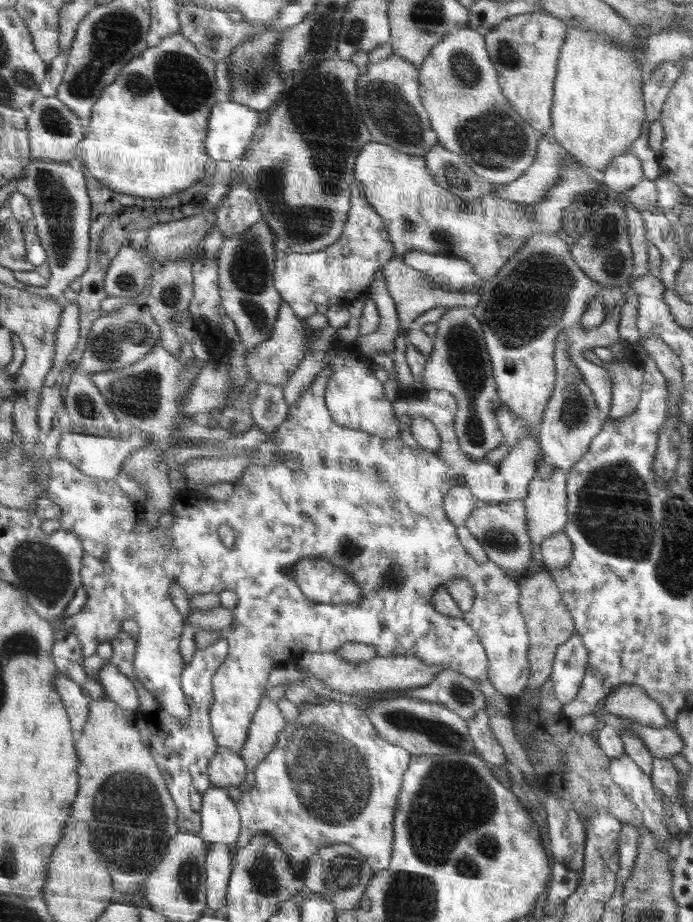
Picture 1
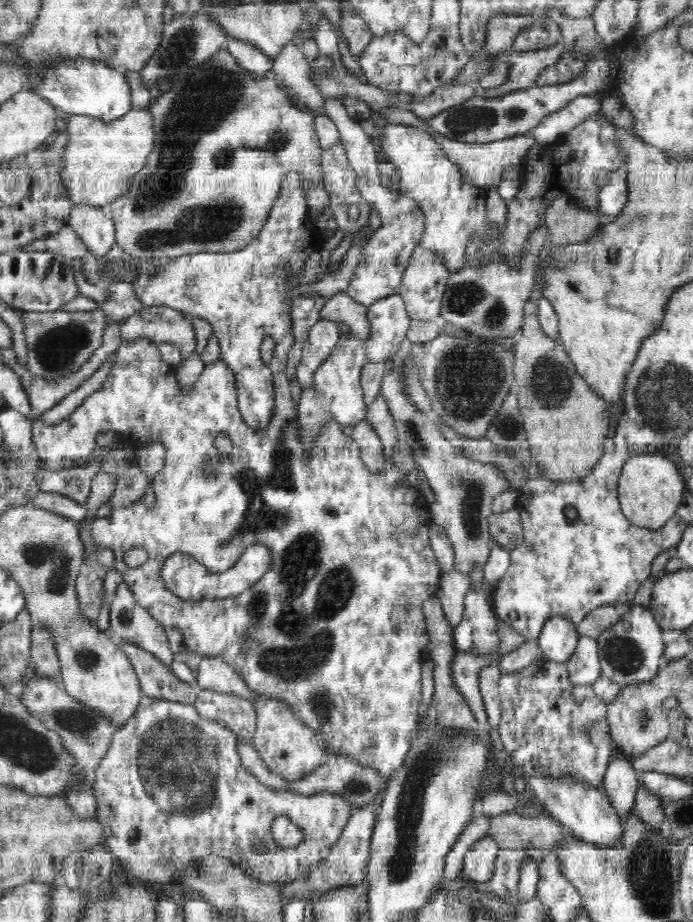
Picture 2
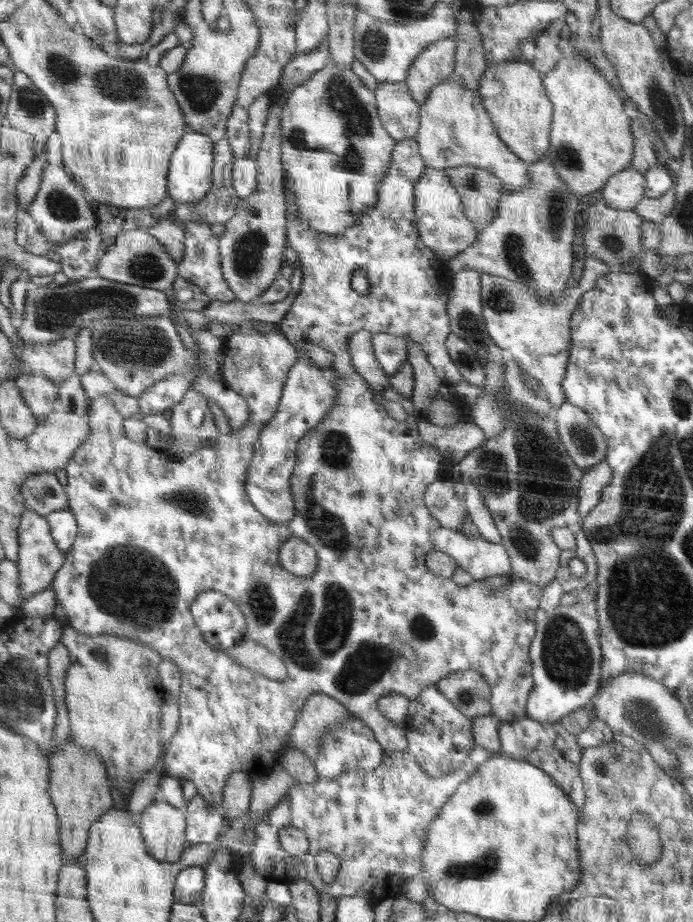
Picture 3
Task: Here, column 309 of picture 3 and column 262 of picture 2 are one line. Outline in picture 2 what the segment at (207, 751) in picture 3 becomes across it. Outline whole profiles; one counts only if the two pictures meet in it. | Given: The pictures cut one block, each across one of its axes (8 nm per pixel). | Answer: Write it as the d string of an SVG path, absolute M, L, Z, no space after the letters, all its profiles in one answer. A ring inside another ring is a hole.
M335 97L325 101L323 110L316 113L314 119L315 131L318 143L322 150L329 149L333 145L342 142L346 149L348 162L357 174L357 187L366 202L373 205L376 213L380 215L380 227L375 229L372 239L367 242L362 250L359 266L354 277L349 284L348 293L352 299L368 307L367 319L370 327L370 338L366 340L356 337L352 331L345 332L345 337L340 337L338 325L334 321L321 319L314 326L311 326L308 338L303 344L303 353L299 365L296 368L296 378L299 385L306 394L306 406L318 404L318 418L320 414L326 414L320 424L326 422L326 427L321 431L314 449L306 449L302 445L302 439L298 435L298 411L294 401L291 399L288 376L286 376L286 366L288 366L288 351L294 343L294 333L292 332L292 319L290 317L290 306L293 298L297 298L303 289L302 282L299 282L297 274L301 271L308 256L323 248L320 242L318 230L309 219L308 205L304 197L304 184L302 175L298 171L290 171L284 178L279 196L273 202L270 214L265 220L264 228L260 234L246 248L231 253L211 253L201 252L196 254L186 254L168 260L162 269L157 271L154 267L150 272L139 272L131 283L134 286L136 297L146 306L169 306L170 308L197 316L207 320L212 325L212 332L218 337L220 343L220 356L218 361L205 365L198 380L190 392L185 391L178 385L174 372L164 374L164 364L158 368L158 343L148 339L136 339L123 341L116 348L116 358L114 366L110 368L110 374L106 376L102 386L90 394L68 418L64 418L60 425L48 426L41 420L32 421L32 441L40 458L42 468L47 470L66 470L69 467L80 467L83 461L96 450L96 440L101 432L115 432L116 434L134 435L141 442L152 440L153 443L161 443L166 447L166 461L164 468L158 472L151 483L156 494L156 503L152 508L147 508L142 502L136 502L129 507L112 509L109 516L98 517L92 523L86 524L84 521L78 522L78 532L80 528L86 526L90 529L90 534L95 547L110 547L114 551L116 571L121 574L120 579L128 585L133 592L136 600L165 627L174 627L182 632L185 648L194 651L203 657L218 657L230 664L232 668L244 679L248 688L258 696L273 698L284 704L288 704L291 711L298 717L302 724L313 730L320 736L322 746L325 750L333 750L338 755L352 756L362 766L375 768L385 780L389 779L390 774L402 766L402 762L410 750L410 740L416 738L416 728L419 724L419 707L421 704L421 682L420 672L422 660L426 656L426 644L428 644L428 633L426 633L426 619L423 613L424 602L432 598L440 587L443 571L440 569L436 555L430 547L431 528L434 525L431 514L426 505L420 502L421 492L414 487L405 488L406 476L412 471L418 471L411 447L404 442L398 441L394 445L394 454L386 459L384 468L376 474L362 462L360 449L350 436L344 435L340 425L355 426L364 420L367 414L366 401L360 384L360 374L363 366L367 363L384 363L390 356L398 352L400 344L406 340L408 328L410 326L410 315L406 311L403 298L399 295L403 274L412 256L413 250L419 246L420 238L424 234L424 215L418 208L413 198L404 196L400 192L394 192L388 184L381 178L382 174L378 170L378 162L381 155L378 152L377 144L374 139L366 134L360 123L348 115L348 111L342 105L343 101ZM266 336L271 336L274 343L273 357L271 364L265 364L260 355L260 346ZM224 433L232 441L232 452L229 455L221 454L214 447L214 440L219 434ZM205 467L212 467L210 475L204 475ZM131 548L144 548L147 550L148 561L137 568L130 568L123 563L123 554ZM424 648L424 652L422 649Z

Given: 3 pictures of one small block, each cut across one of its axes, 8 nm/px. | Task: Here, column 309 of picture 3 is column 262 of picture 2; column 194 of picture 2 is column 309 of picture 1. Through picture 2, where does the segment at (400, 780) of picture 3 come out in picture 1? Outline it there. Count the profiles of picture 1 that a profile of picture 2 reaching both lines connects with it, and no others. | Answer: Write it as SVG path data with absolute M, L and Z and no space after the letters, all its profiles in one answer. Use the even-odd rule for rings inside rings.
M326 703L300 710L298 718L287 722L286 726L279 732L275 747L256 765L256 768L250 775L248 784L242 788L240 796L235 801L241 818L241 831L237 841L233 844L234 850L246 846L257 834L265 834L272 838L277 843L278 848L281 848L289 856L290 866L296 873L296 876L303 878L310 857L316 854L317 850L334 844L347 844L352 845L352 848L355 848L361 854L362 859L367 862L367 865L373 872L384 870L389 865L393 849L393 824L398 793L400 792L403 776L411 761L411 757L412 755L405 748L385 741L376 732L366 711L361 710L359 706L345 703Z

